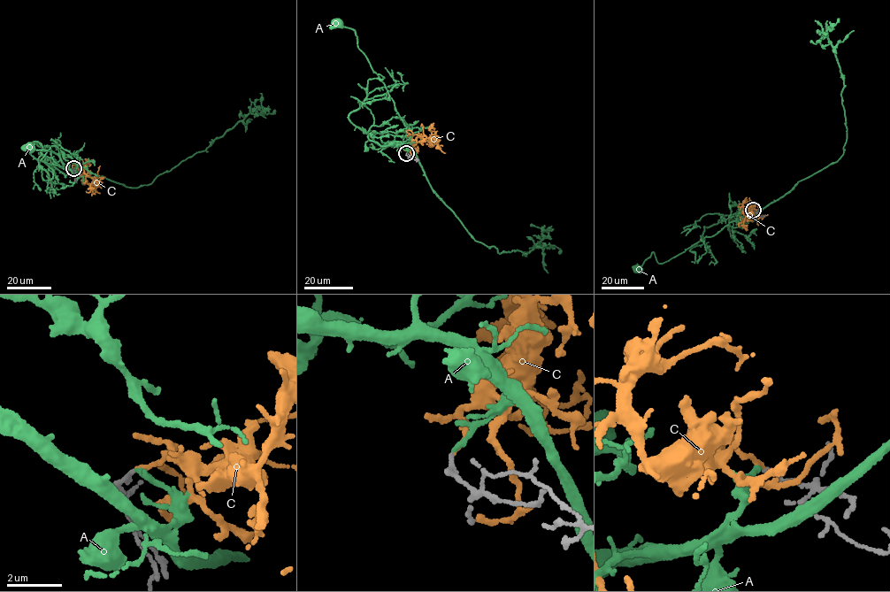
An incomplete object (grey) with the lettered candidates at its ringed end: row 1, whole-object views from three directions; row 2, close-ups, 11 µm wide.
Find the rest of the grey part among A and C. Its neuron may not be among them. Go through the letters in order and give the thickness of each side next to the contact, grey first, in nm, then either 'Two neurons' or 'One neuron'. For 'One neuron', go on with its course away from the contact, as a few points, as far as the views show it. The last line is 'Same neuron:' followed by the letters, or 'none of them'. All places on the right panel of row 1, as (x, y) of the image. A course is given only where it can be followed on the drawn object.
A: Thickness 180 nm (grey) against 170 nm. One neuron. Its course: (753, 210), (747, 217), (732, 221), (711, 236), (706, 237), (663, 263), (657, 263), (652, 253), (637, 269)
C: Thickness 180 nm (grey) against 150 nm. Two neurons
Same neuron: A

